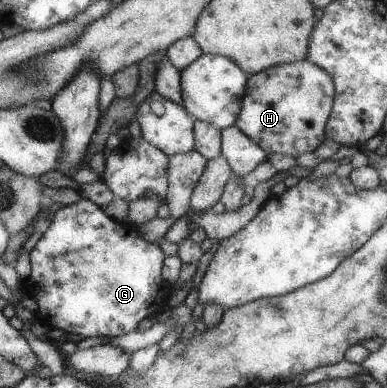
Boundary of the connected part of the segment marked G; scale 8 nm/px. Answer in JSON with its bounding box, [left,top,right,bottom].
[30,198,174,338]

